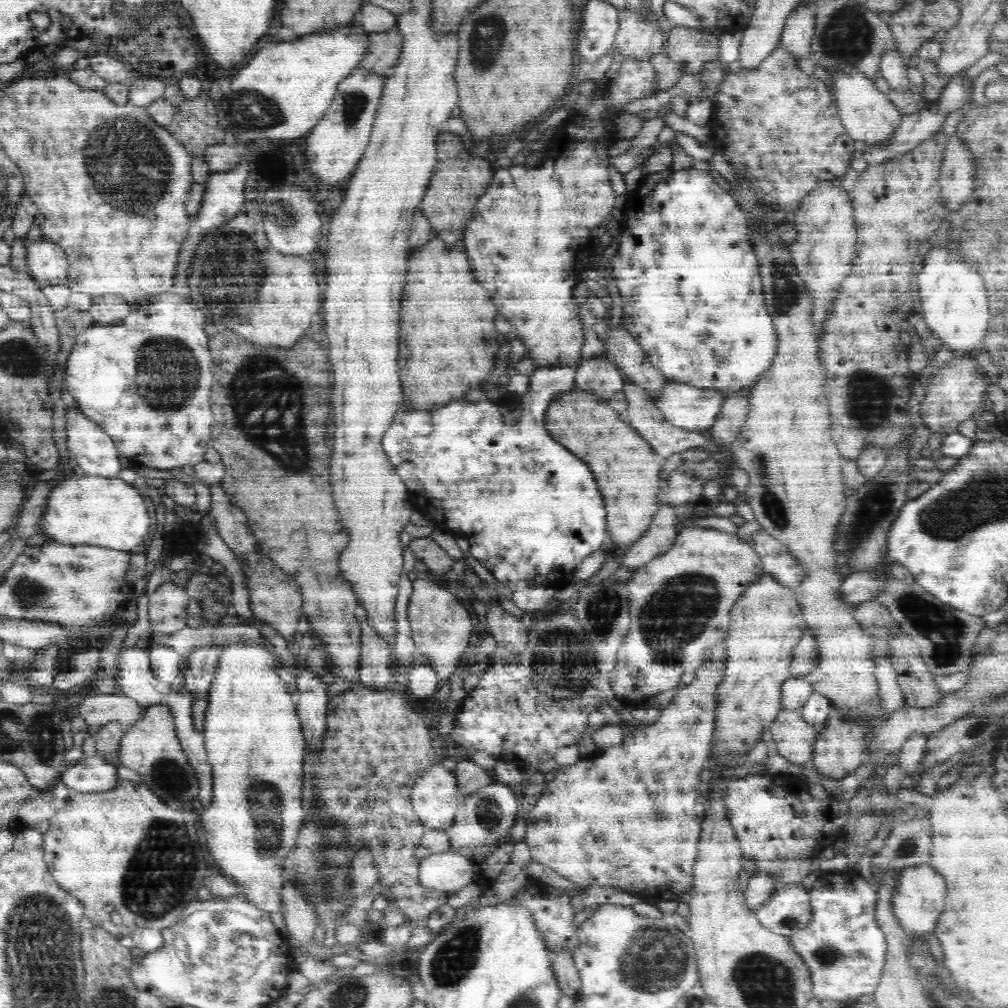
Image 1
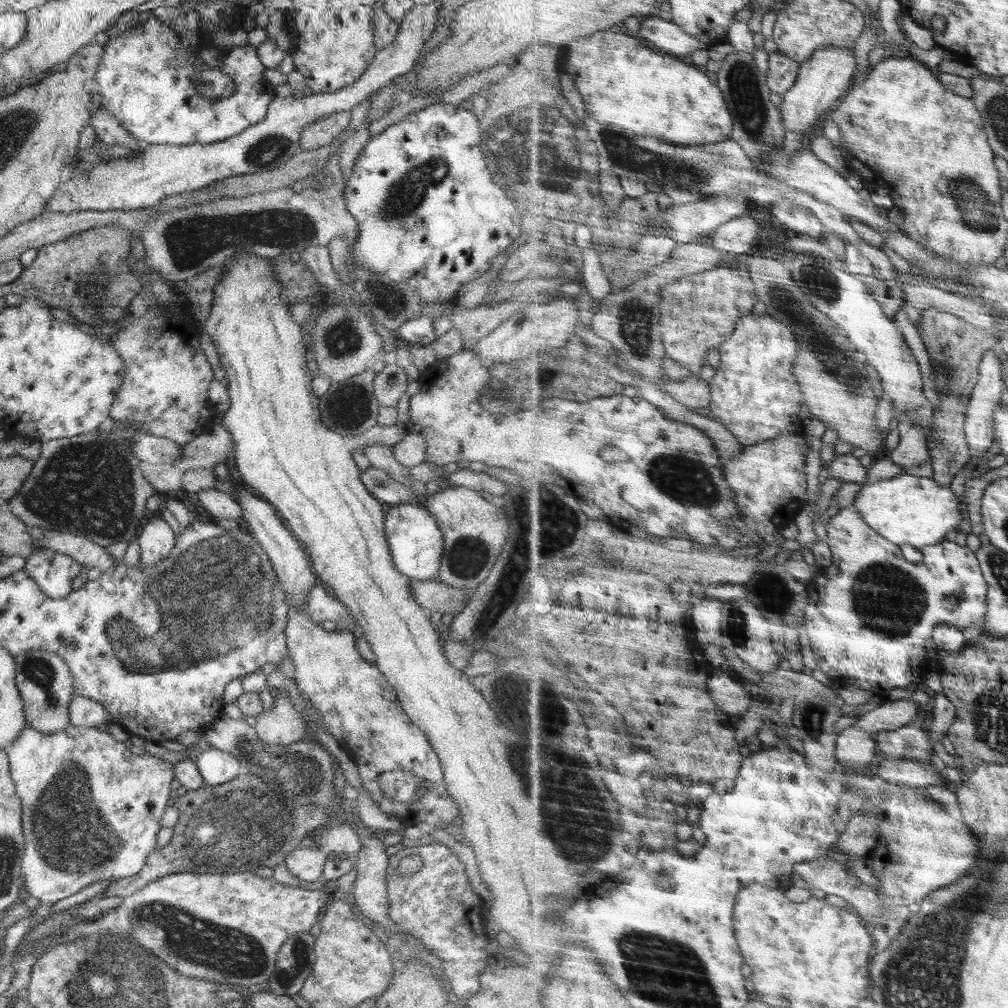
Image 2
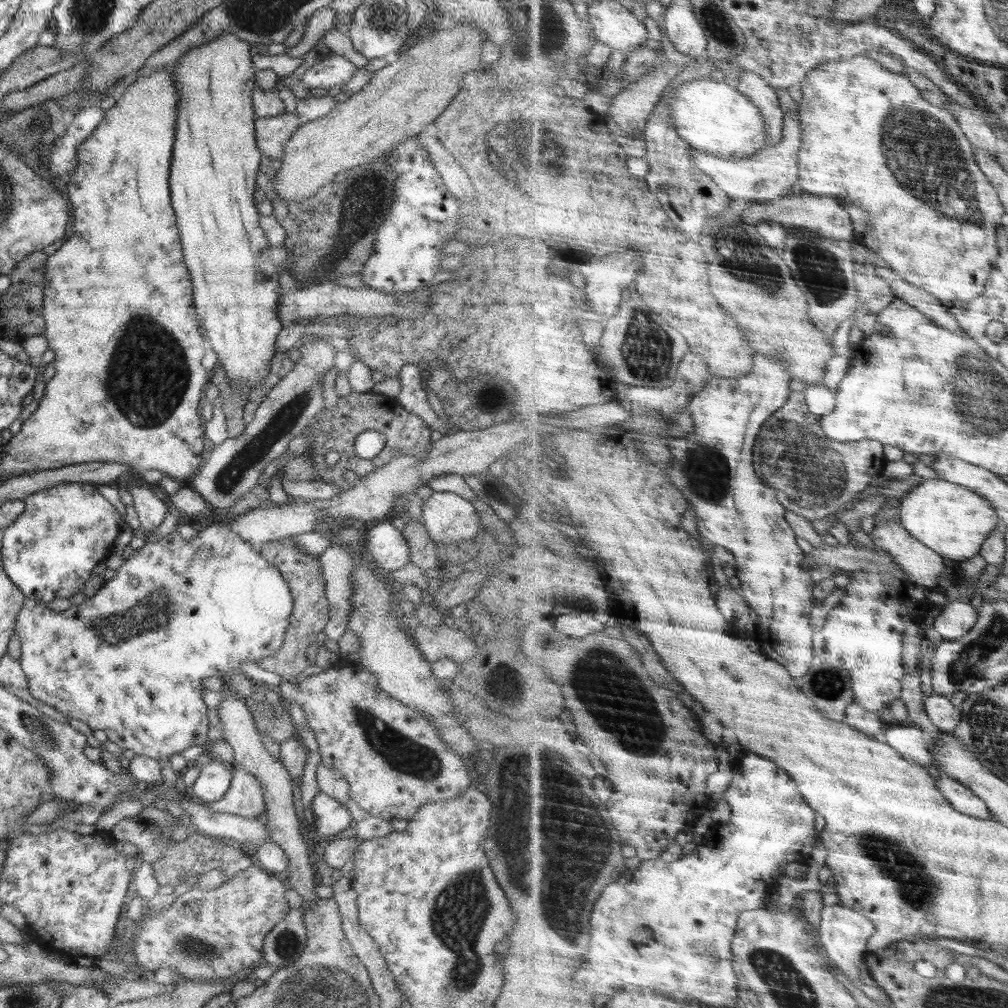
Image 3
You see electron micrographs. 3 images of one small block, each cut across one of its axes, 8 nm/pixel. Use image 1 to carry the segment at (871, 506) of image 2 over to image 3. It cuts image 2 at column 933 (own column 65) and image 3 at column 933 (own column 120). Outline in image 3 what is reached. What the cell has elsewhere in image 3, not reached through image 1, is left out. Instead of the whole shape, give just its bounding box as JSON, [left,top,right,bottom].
[900,478,1003,562]

